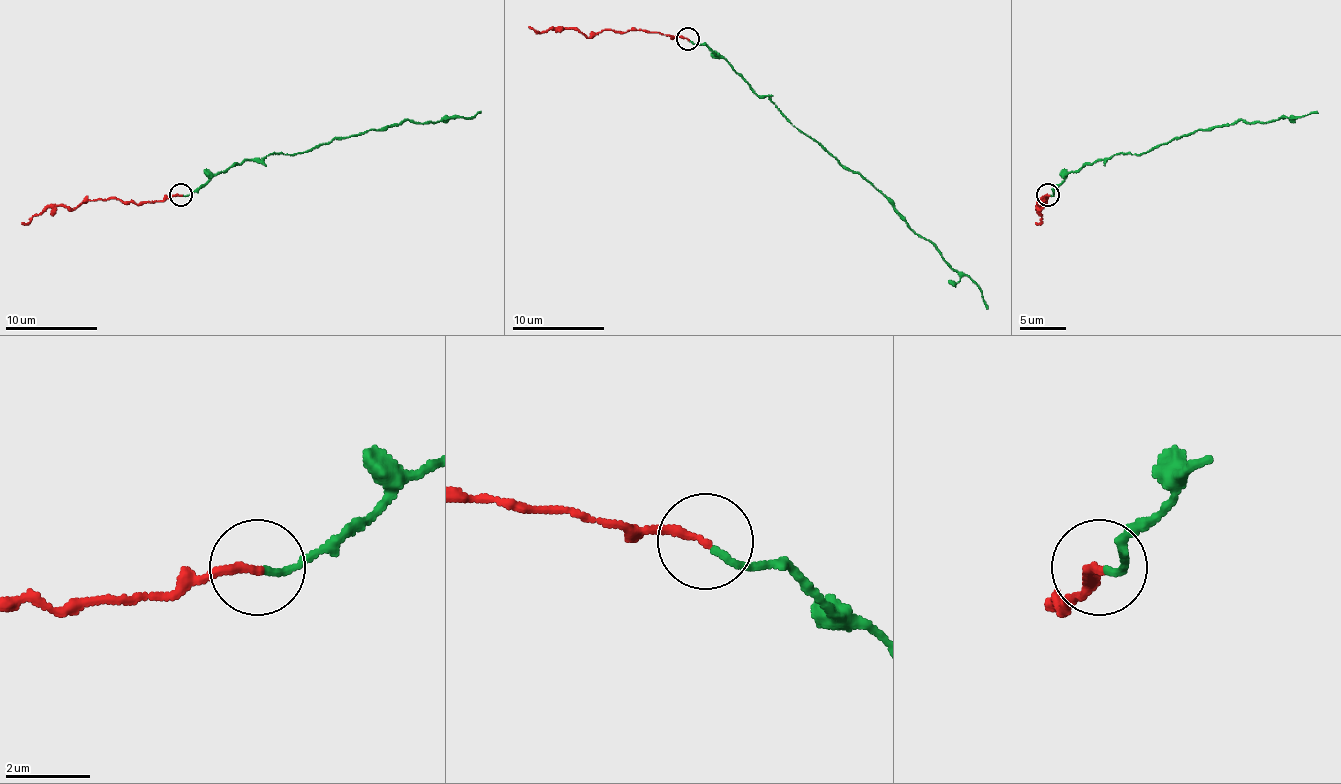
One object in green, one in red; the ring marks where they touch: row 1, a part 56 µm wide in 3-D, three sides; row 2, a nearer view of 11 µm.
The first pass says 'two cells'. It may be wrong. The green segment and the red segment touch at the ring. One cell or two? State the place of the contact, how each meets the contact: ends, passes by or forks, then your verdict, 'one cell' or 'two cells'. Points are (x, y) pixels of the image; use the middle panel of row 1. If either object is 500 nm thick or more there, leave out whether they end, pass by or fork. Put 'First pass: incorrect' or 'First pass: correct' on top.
First pass: incorrect
at (688, 39); green ends there; red ends there; one cell

